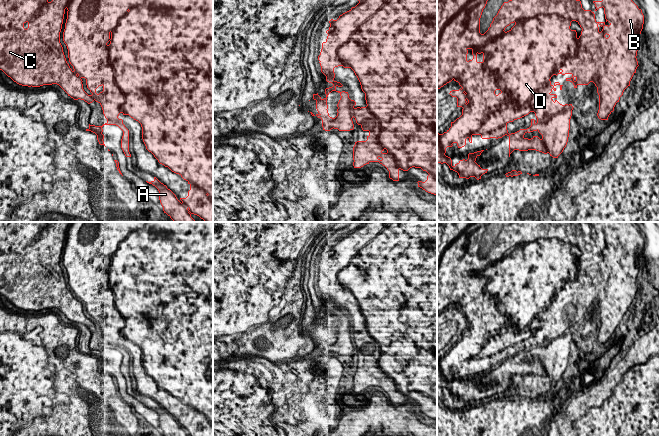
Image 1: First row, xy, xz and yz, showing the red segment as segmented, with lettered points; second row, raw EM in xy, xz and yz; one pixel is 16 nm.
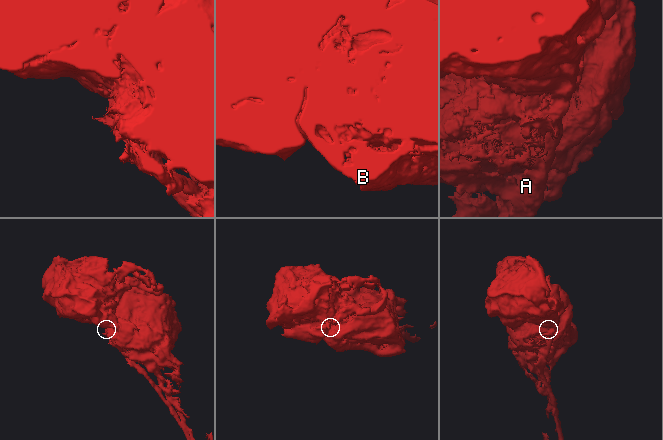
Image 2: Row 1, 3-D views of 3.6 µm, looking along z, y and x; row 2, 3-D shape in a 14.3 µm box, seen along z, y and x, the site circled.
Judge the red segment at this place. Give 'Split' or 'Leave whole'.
Split

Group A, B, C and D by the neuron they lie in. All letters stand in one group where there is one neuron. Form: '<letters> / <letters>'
A C / B D

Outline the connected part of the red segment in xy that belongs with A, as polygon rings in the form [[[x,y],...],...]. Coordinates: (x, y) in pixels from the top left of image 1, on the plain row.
[[[154,401],[153,405],[146,406],[158,413],[159,424],[164,436],[189,436],[186,430],[177,423],[176,419],[156,401]]]

